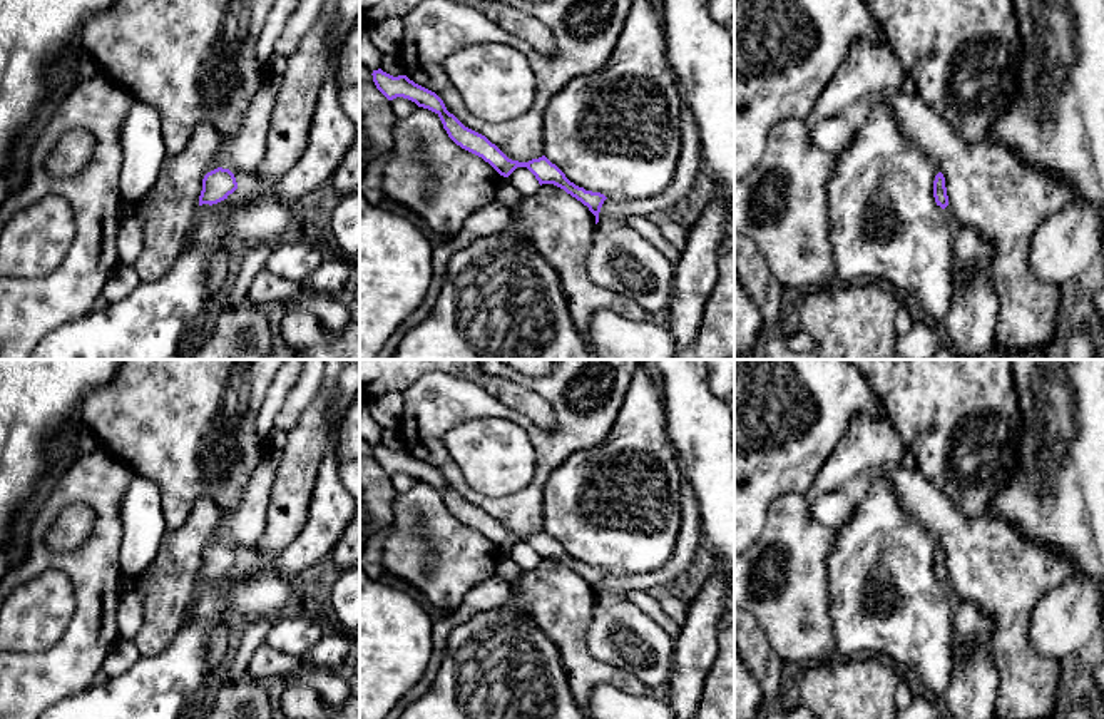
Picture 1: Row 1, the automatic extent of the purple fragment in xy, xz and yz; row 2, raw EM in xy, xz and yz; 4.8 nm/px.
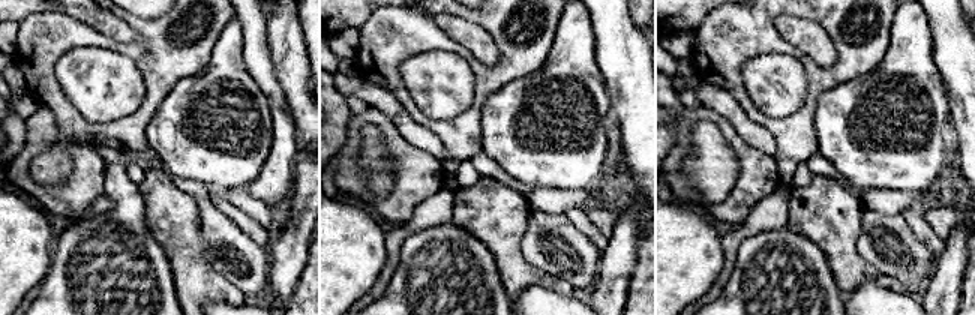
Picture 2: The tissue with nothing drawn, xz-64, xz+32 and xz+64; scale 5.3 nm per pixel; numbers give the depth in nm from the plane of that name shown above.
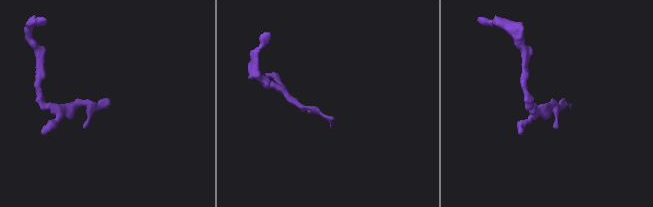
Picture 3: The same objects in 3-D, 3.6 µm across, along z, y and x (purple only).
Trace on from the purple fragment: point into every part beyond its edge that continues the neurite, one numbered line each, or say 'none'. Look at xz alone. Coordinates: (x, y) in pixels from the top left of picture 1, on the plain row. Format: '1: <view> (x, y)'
1: xz (621, 634)

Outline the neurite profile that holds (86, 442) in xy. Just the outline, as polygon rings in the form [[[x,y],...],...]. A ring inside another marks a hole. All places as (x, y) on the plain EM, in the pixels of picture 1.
[[[80,425],[75,431],[75,450],[74,450],[74,458],[77,460],[79,456],[89,455],[99,446],[95,436],[92,431]]]

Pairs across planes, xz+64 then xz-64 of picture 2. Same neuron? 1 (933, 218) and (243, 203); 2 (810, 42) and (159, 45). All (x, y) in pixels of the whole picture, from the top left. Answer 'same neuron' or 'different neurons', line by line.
1: same neuron
2: different neurons

